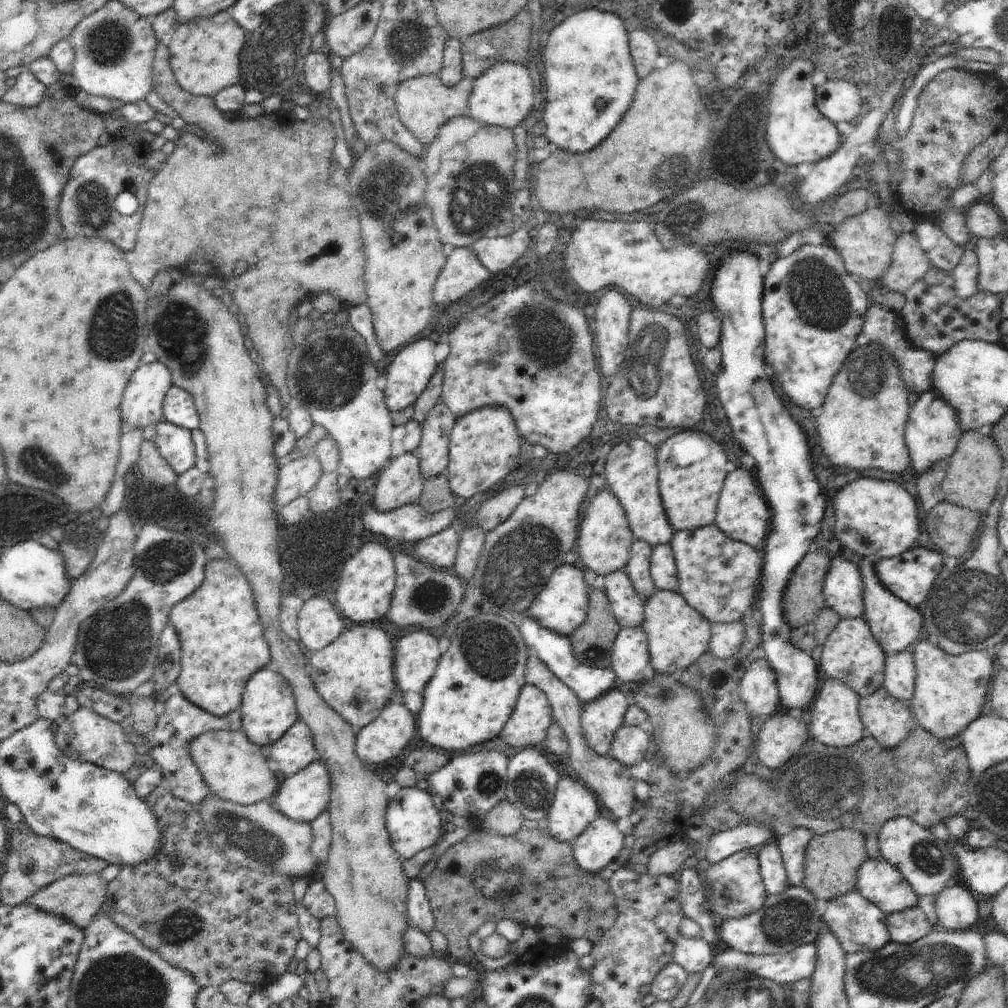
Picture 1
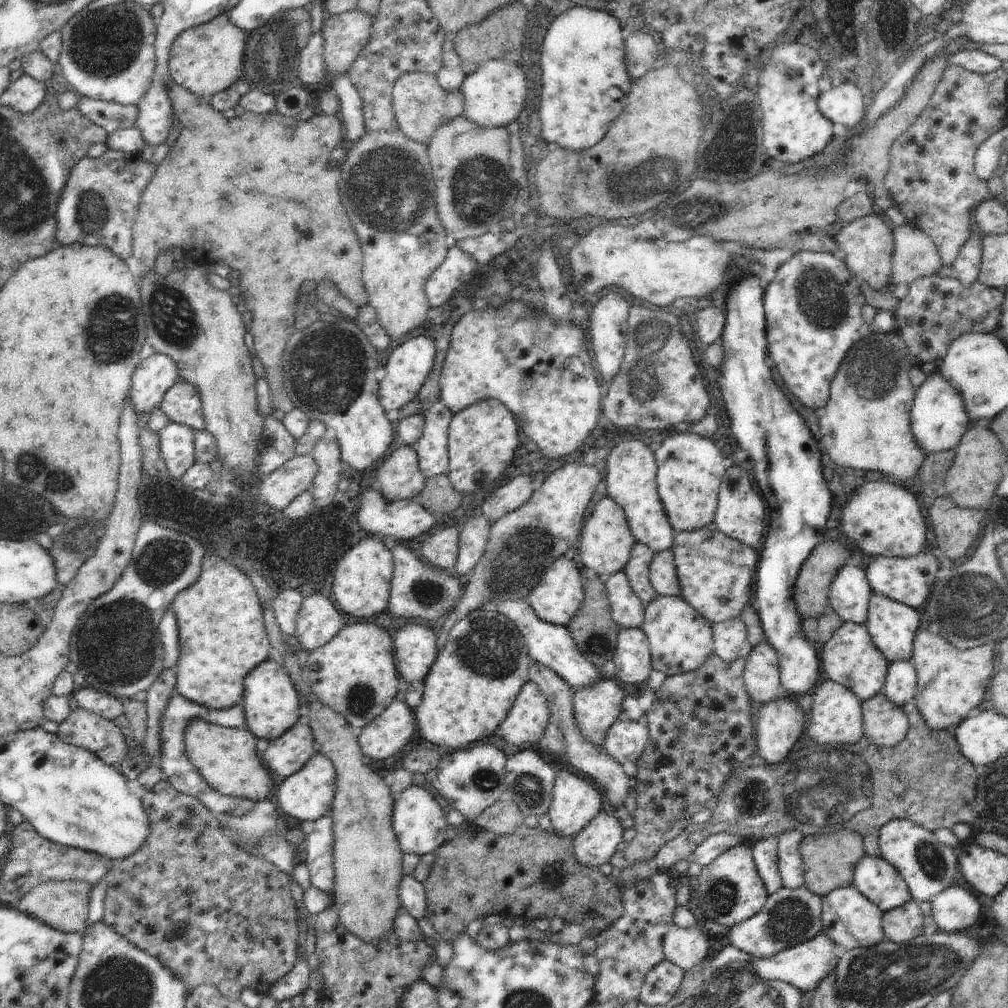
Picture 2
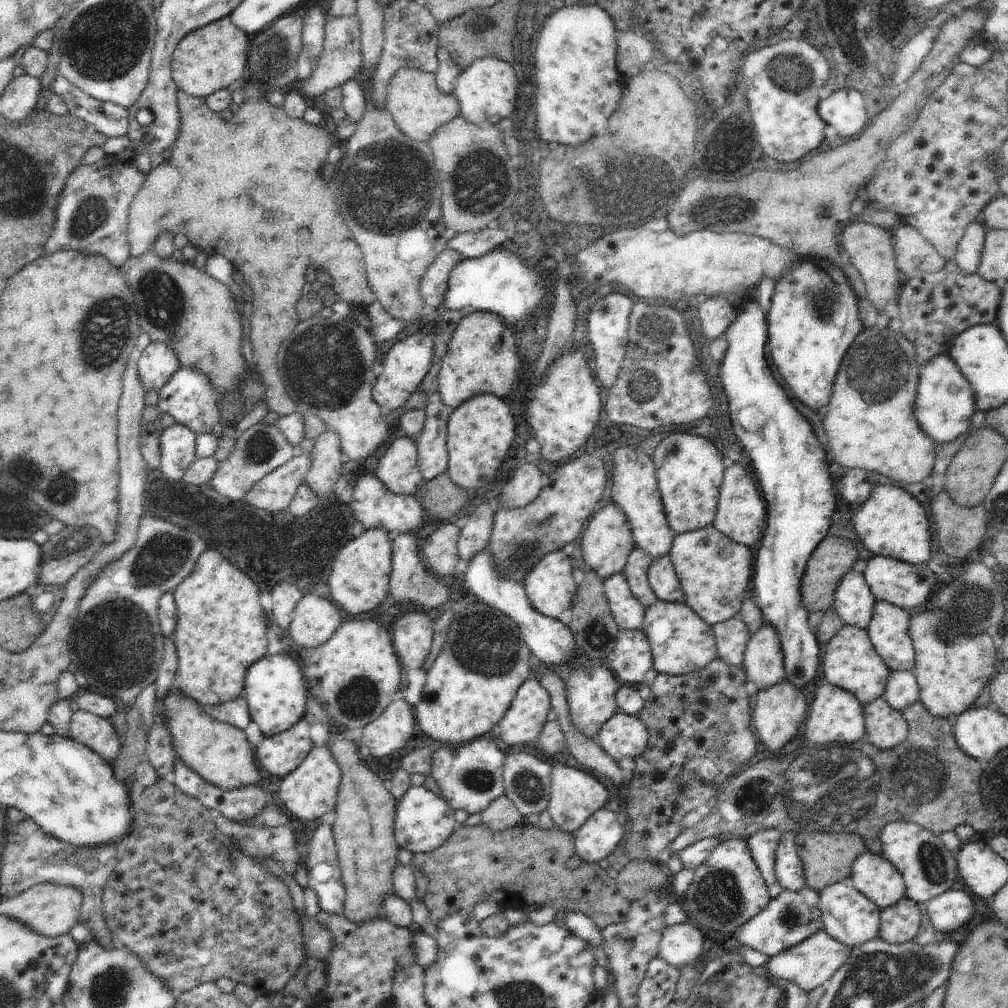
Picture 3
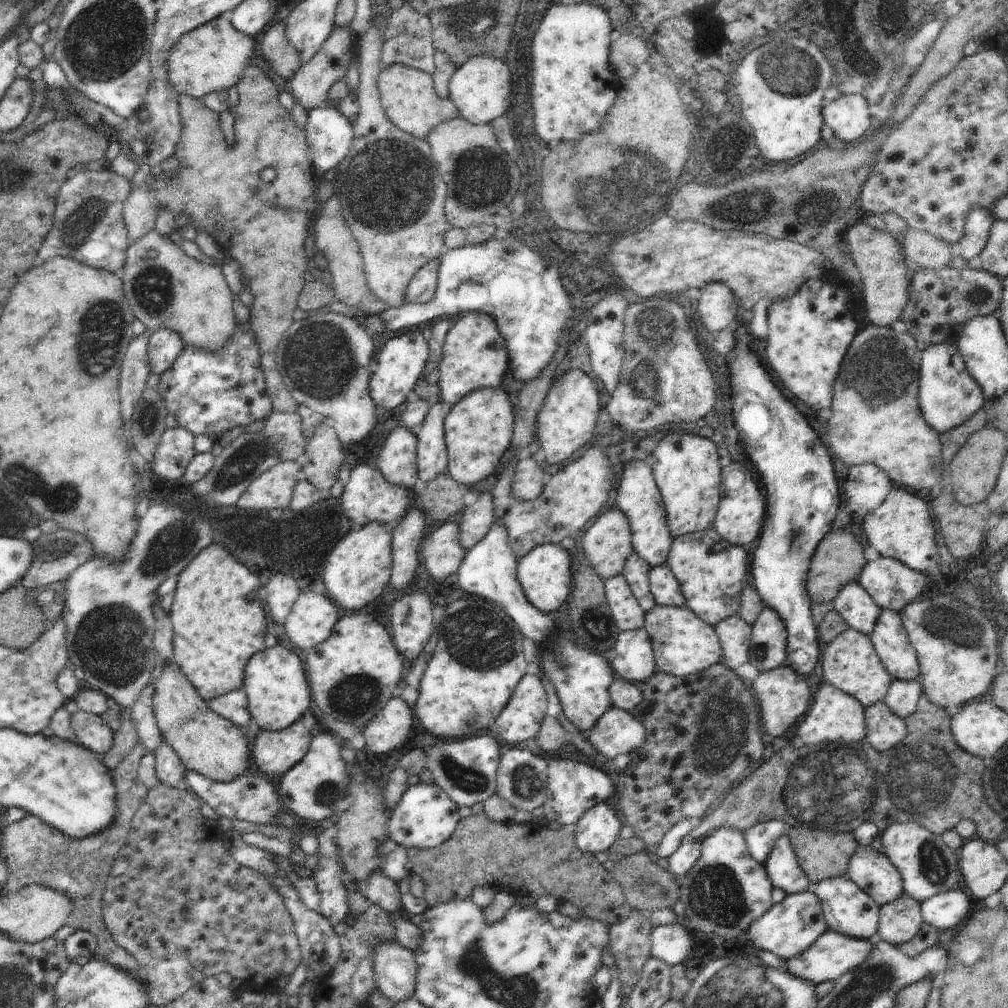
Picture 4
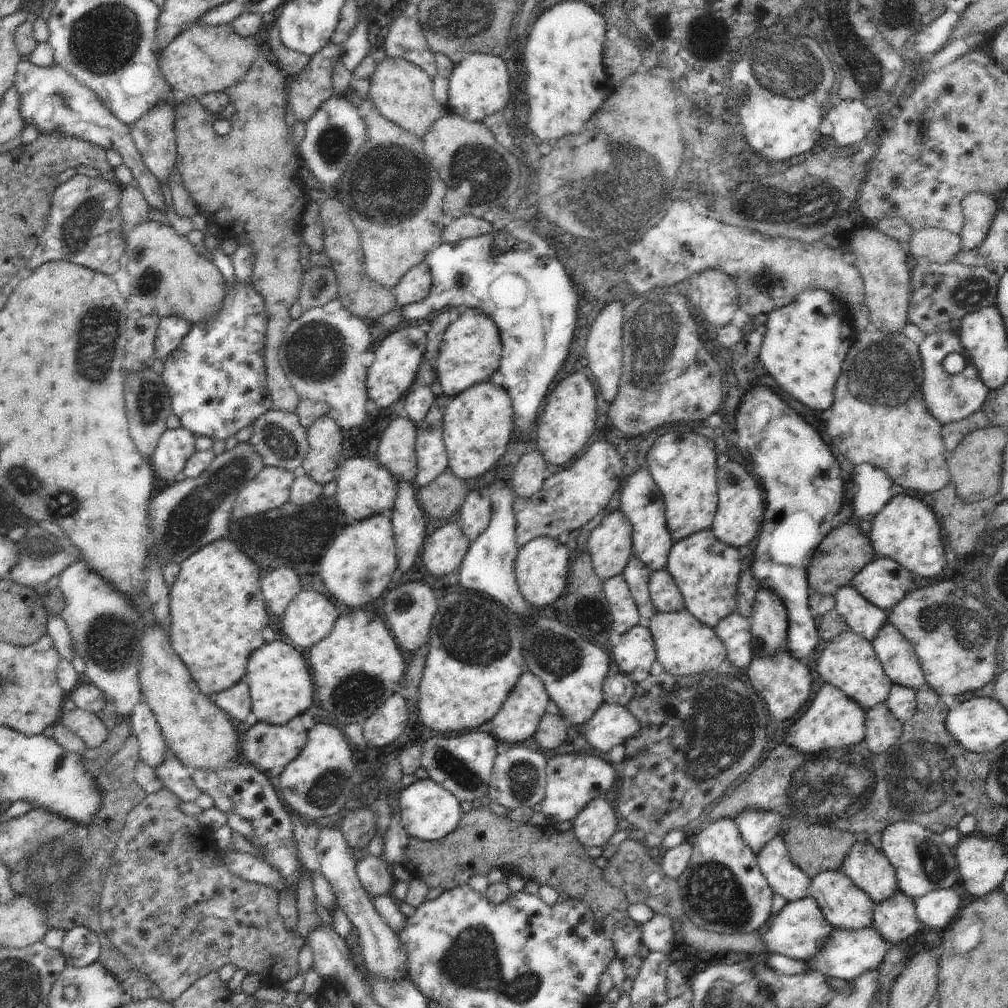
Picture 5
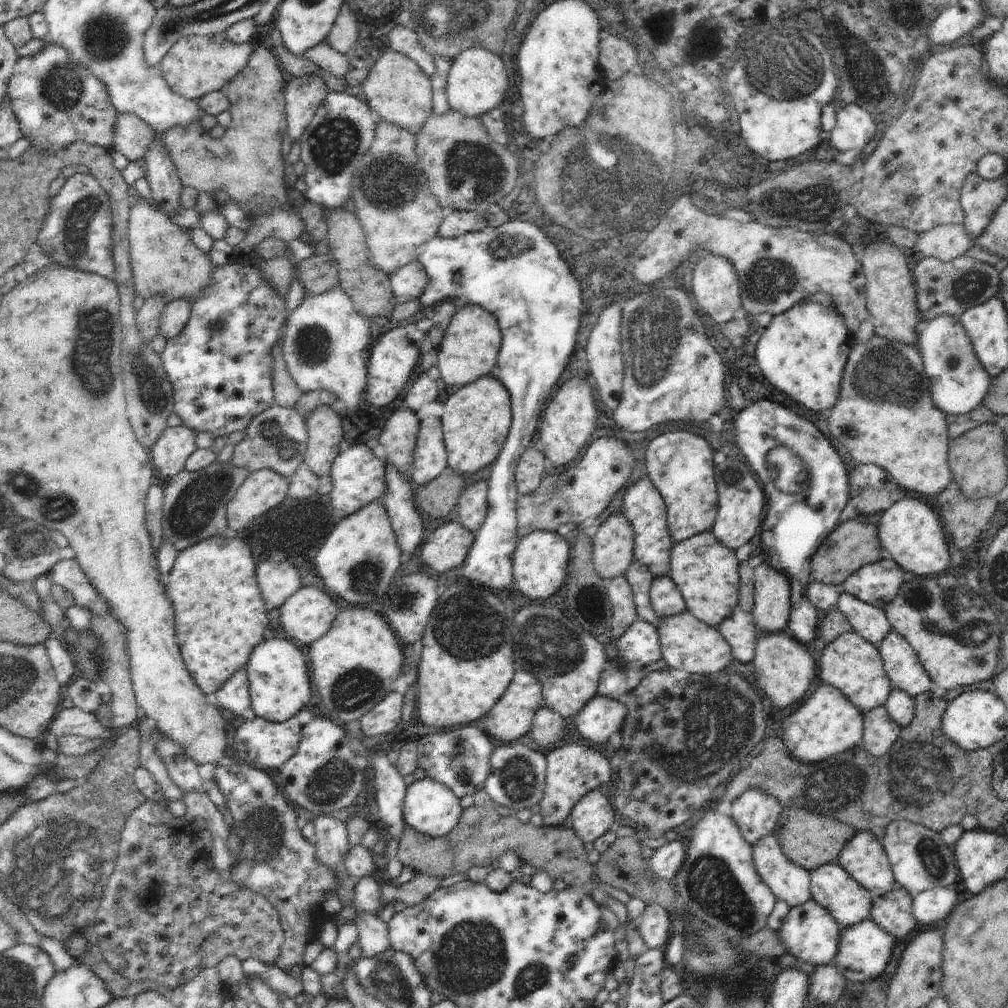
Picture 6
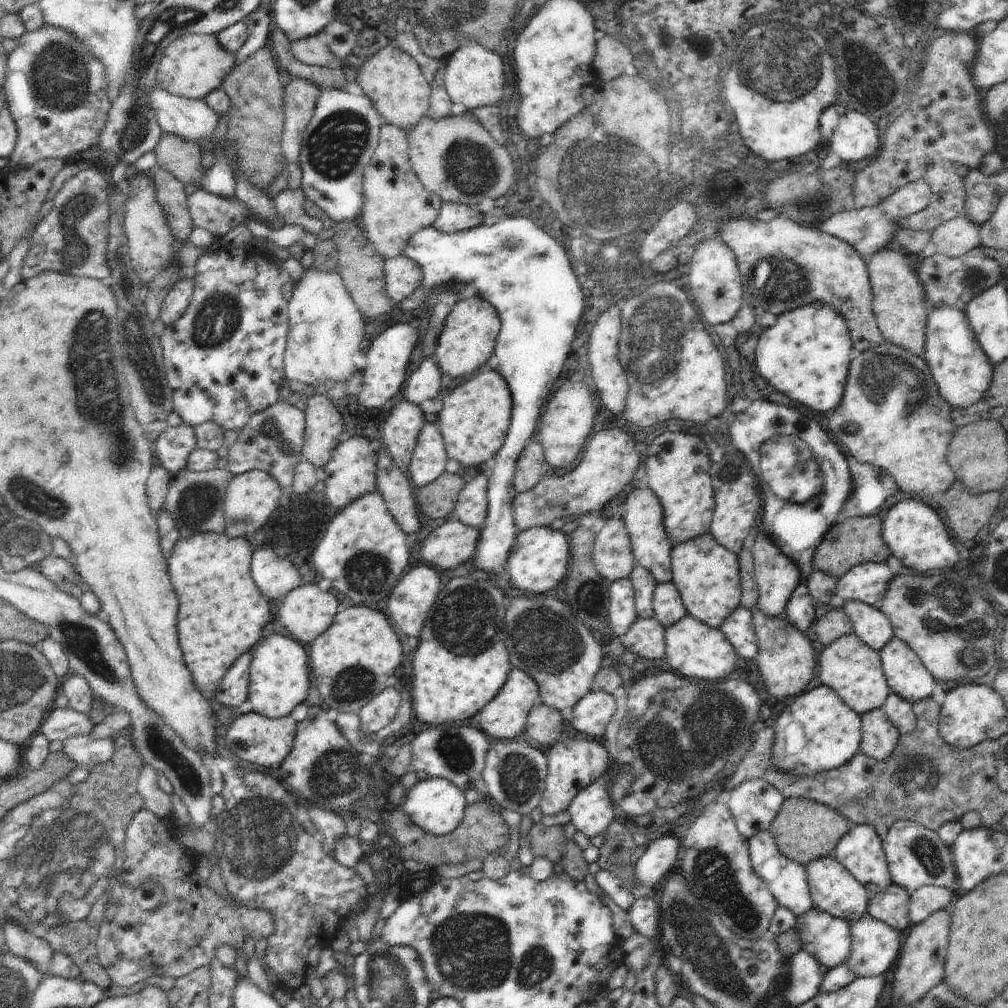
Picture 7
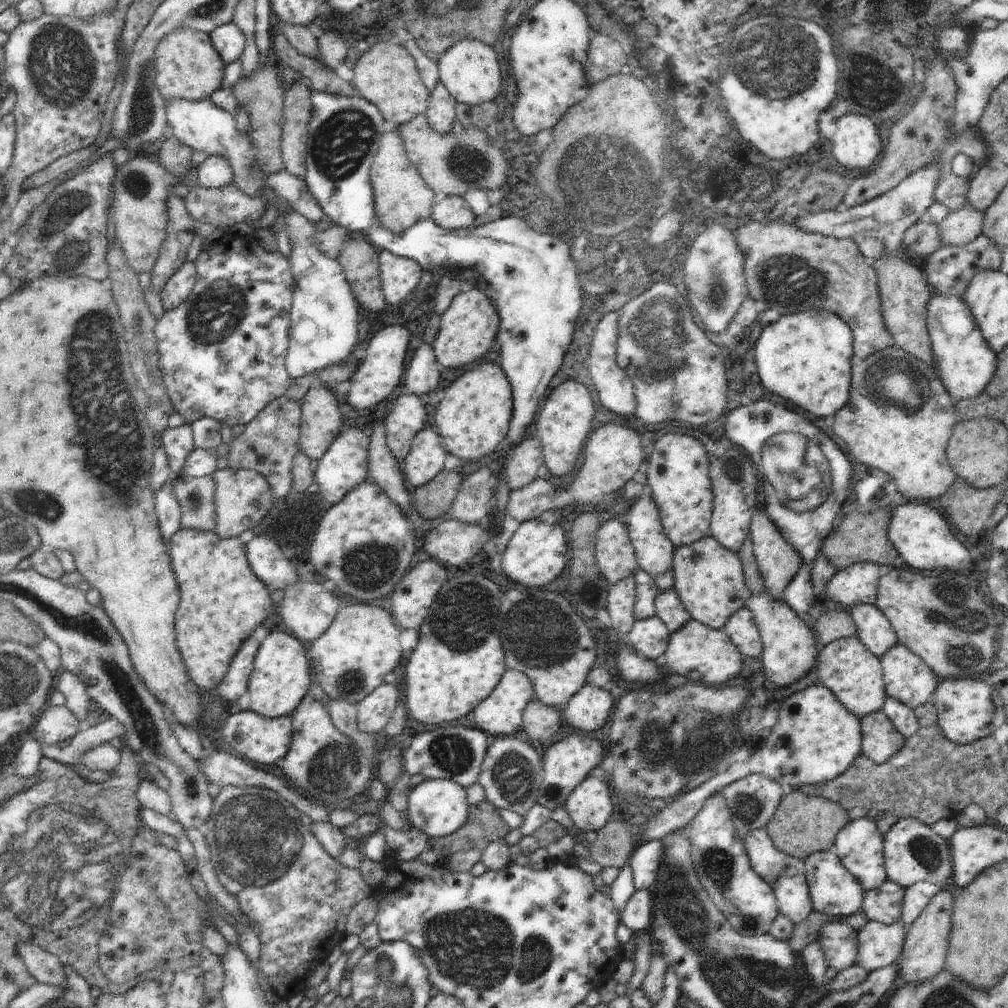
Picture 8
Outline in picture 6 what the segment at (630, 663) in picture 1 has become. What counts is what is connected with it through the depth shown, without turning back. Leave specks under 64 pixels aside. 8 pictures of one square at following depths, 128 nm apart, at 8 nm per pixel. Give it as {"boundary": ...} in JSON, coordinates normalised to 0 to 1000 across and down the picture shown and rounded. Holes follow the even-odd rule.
{"boundary":[[[633,613],[627,618],[627,621],[611,636],[611,645],[615,647],[615,657],[636,657],[643,661],[651,655],[658,653],[653,624],[645,618],[635,616]]]}

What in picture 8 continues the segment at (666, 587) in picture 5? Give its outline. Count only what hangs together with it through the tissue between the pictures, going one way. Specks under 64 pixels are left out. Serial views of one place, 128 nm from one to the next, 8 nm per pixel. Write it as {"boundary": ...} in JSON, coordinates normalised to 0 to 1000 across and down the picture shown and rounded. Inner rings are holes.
{"boundary":[[[669,583],[656,586],[650,593],[650,606],[666,628],[676,624],[686,614]]]}

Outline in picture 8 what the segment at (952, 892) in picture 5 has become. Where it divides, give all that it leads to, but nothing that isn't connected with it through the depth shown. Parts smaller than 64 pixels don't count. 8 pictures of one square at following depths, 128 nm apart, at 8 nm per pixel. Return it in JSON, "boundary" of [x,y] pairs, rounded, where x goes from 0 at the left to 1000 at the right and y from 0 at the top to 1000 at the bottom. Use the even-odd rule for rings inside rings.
{"boundary":[[[921,874],[910,875],[898,882],[894,914],[899,918],[900,923],[919,899],[924,896],[924,893],[935,885],[935,882],[935,879],[922,876]]]}

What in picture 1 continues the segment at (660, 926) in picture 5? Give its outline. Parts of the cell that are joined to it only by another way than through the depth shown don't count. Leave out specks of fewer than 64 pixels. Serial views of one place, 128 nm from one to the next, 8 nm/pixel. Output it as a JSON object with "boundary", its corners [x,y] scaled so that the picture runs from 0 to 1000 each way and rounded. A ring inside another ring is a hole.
{"boundary":[[[675,927],[669,937],[668,954],[673,955],[682,965],[697,965],[708,951],[708,940],[706,940],[695,929],[694,931],[681,931]]]}

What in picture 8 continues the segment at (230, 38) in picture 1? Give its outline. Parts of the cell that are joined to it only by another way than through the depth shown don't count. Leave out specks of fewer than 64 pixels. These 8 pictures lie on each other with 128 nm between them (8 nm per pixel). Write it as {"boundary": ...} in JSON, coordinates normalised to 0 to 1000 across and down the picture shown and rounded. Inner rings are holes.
{"boundary":[[[189,28],[181,29],[164,36],[154,50],[154,84],[165,100],[206,98],[220,83],[223,62],[210,44],[207,34]]]}

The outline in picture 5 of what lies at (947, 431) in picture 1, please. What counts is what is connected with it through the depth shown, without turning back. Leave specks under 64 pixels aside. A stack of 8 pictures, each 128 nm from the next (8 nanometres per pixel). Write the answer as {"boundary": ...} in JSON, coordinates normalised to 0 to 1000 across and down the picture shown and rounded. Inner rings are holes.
{"boundary":[[[948,324],[938,329],[926,329],[921,332],[912,342],[912,350],[916,361],[916,380],[914,383],[916,396],[919,405],[927,415],[931,416],[931,419],[934,419],[935,423],[960,415],[974,405],[982,387],[974,379],[968,364],[962,359]],[[944,349],[950,349],[958,355],[957,365],[947,372],[939,370],[935,364],[935,357]]]}

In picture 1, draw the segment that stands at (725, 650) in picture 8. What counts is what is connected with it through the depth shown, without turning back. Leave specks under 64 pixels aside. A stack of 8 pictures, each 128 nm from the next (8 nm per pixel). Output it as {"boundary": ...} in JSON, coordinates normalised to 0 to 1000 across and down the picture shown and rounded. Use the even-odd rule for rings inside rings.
{"boundary":[[[652,585],[650,588],[647,588],[647,591],[638,600],[640,612],[636,622],[642,629],[645,650],[644,657],[651,668],[676,668],[703,645],[706,618],[691,605],[688,605],[672,586]]]}

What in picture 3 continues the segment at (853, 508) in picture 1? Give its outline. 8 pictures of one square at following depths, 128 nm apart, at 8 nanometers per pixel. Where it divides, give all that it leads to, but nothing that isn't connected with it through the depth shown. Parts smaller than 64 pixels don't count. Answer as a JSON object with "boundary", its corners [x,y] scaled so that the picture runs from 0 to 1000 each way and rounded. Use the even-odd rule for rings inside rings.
{"boundary":[[[871,481],[863,489],[862,495],[857,498],[844,514],[845,525],[853,538],[868,551],[888,554],[889,556],[903,560],[919,559],[927,550],[923,547],[923,515],[919,512],[917,502],[911,495],[899,486],[887,481]]]}

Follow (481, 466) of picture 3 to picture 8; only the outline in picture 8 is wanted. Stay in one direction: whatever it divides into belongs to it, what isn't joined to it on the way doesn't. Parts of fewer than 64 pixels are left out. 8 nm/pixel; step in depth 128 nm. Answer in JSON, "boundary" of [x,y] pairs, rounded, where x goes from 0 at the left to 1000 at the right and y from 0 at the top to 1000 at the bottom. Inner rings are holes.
{"boundary":[[[494,359],[480,360],[471,367],[462,369],[453,375],[440,388],[440,394],[436,399],[436,403],[431,410],[431,425],[438,435],[438,442],[442,448],[458,454],[458,456],[476,456],[479,452],[484,452],[493,446],[494,440],[503,432],[505,419],[509,414],[509,393],[508,383],[504,379],[502,370]]]}

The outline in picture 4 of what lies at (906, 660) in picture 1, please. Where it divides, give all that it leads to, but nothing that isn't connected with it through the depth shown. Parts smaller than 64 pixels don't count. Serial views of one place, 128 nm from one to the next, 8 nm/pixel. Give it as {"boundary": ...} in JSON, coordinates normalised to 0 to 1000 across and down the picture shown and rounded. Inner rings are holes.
{"boundary":[[[911,673],[904,676],[886,674],[877,695],[887,708],[898,713],[909,704],[915,688],[916,681]]]}

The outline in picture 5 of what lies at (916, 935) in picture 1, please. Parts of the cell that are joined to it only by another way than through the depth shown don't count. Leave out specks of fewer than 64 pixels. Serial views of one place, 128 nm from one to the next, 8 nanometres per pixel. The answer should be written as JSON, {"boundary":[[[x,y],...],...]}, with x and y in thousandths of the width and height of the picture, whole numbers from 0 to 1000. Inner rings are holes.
{"boundary":[[[889,884],[883,891],[869,896],[866,905],[865,919],[875,928],[877,933],[888,938],[903,929],[907,929],[915,919],[914,913],[908,904],[908,892],[901,889],[897,884]]]}

